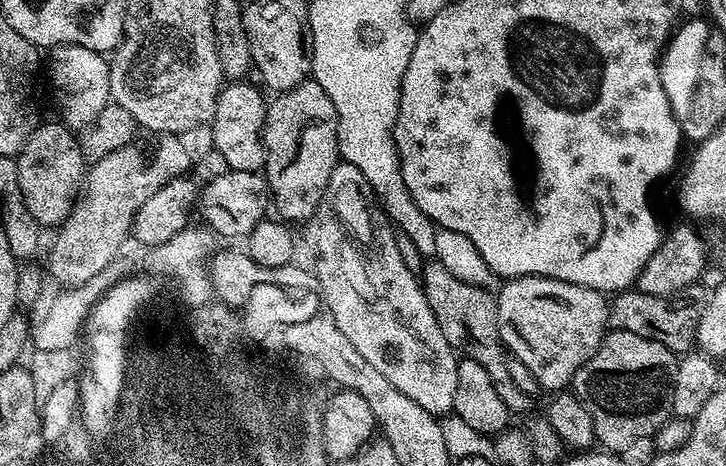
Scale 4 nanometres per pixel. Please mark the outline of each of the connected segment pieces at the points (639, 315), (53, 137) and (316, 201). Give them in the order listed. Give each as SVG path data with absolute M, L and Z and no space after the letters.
M635 290L617 292L611 297L608 305L608 323L615 330L630 330L630 334L638 334L642 338L650 338L650 342L662 342L672 352L684 354L697 343L696 328L699 326L701 305L692 300L683 300L683 295L659 296L658 294L642 294Z
M60 122L41 123L40 127L36 128L34 134L30 134L30 138L24 143L24 149L16 156L16 165L18 166L18 186L22 186L22 198L26 198L26 206L30 209L30 214L34 214L34 218L41 226L63 224L76 207L86 179L86 161L80 149L77 133Z
M303 80L298 86L271 97L264 113L262 172L268 181L275 211L277 208L285 221L308 220L321 211L328 184L340 159L338 114L334 102L330 102L330 94L326 94L316 80Z

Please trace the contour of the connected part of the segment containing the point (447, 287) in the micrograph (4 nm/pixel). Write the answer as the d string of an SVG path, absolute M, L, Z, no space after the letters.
M432 258L425 264L428 265L424 268L424 276L422 272L422 287L426 294L426 302L430 302L430 310L442 334L446 334L446 342L450 342L450 346L457 353L478 362L478 366L482 366L486 374L490 374L490 382L494 382L494 390L498 390L498 398L506 402L509 413L531 413L533 397L522 394L522 390L518 390L518 386L514 386L514 382L510 379L509 357L500 340L496 321L496 296L491 291L462 282L454 274L450 274L440 260Z

